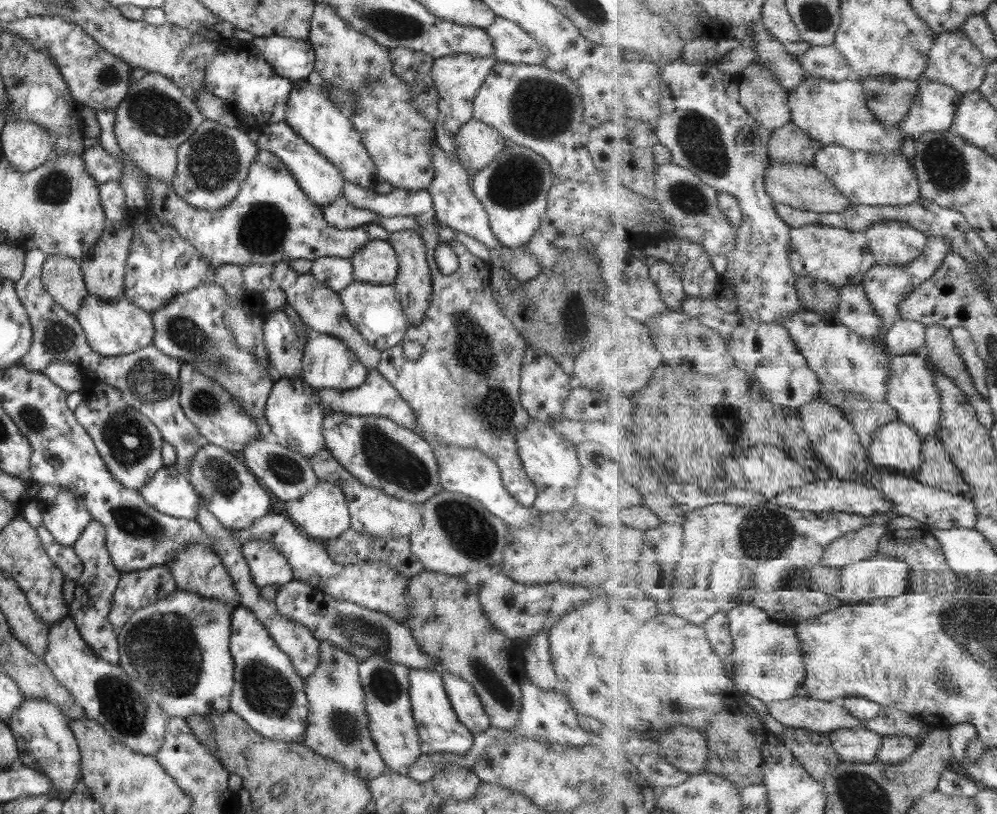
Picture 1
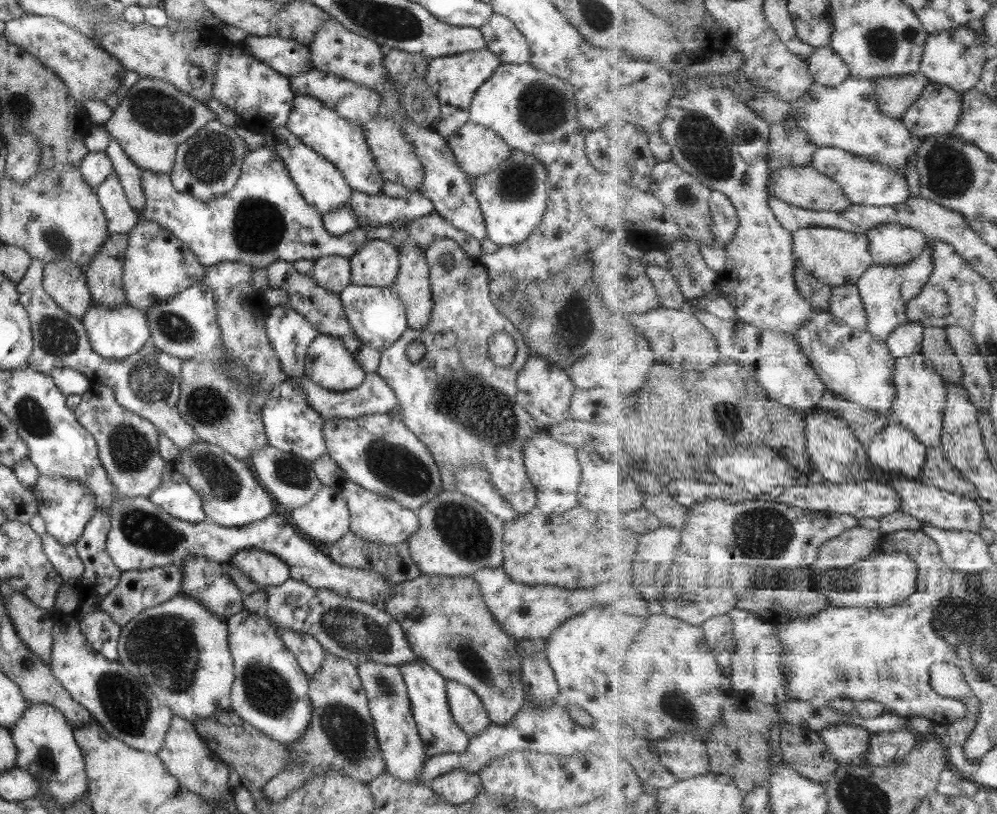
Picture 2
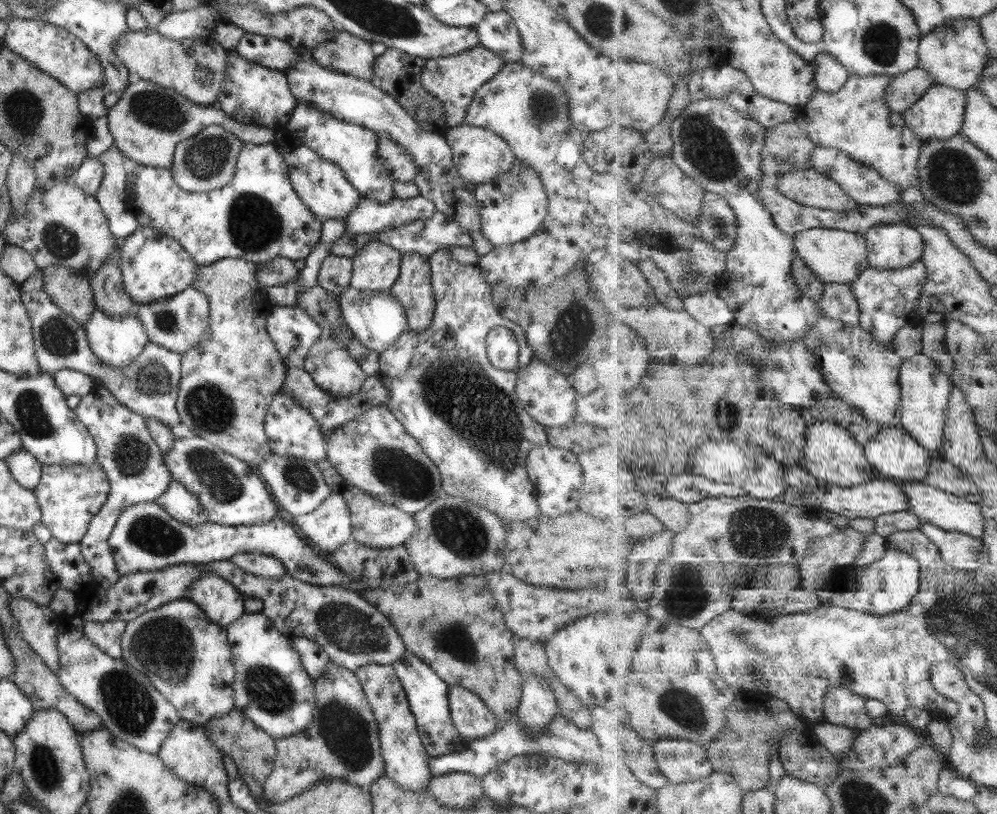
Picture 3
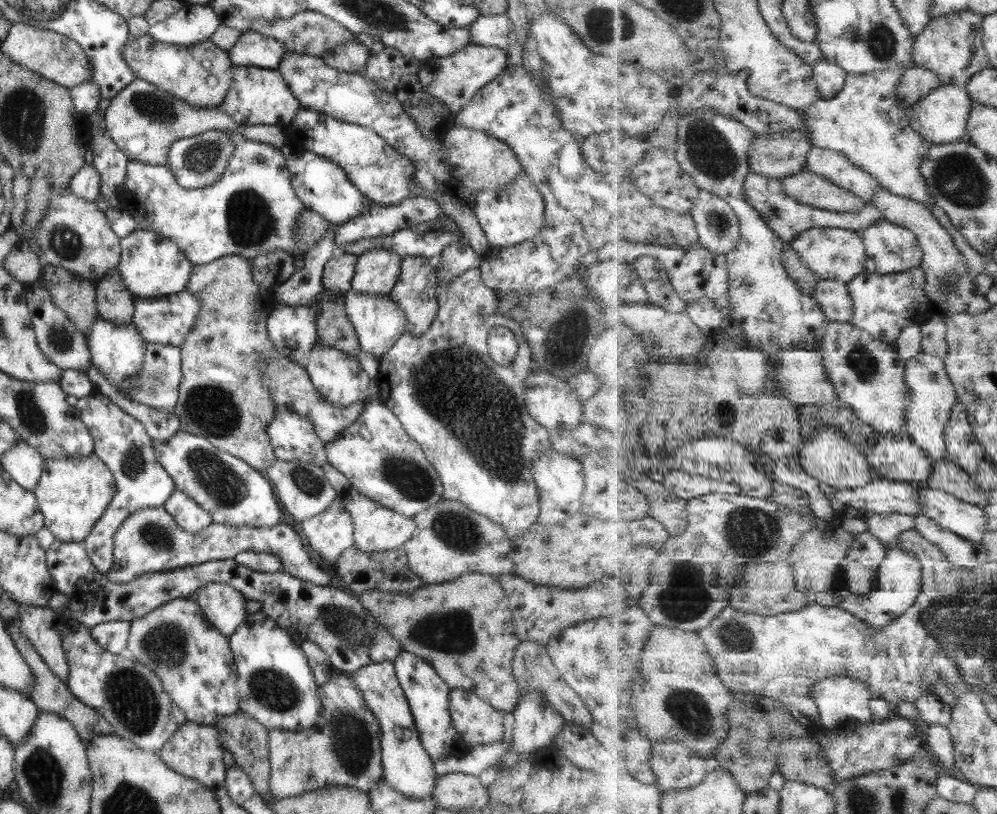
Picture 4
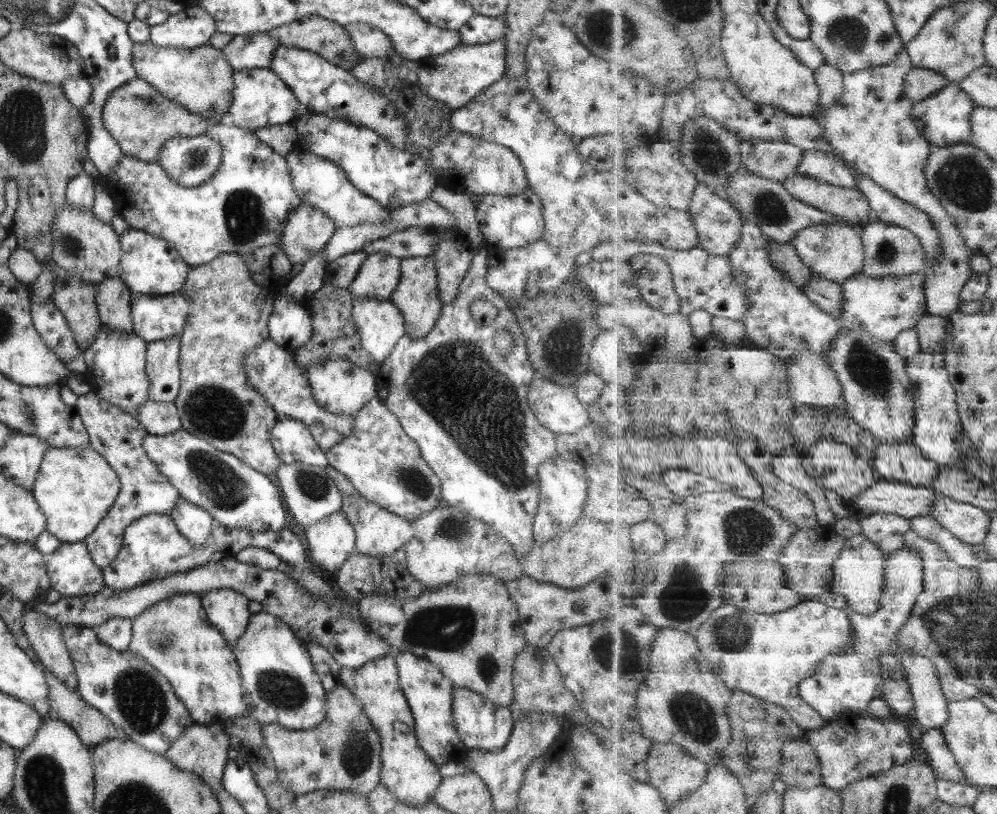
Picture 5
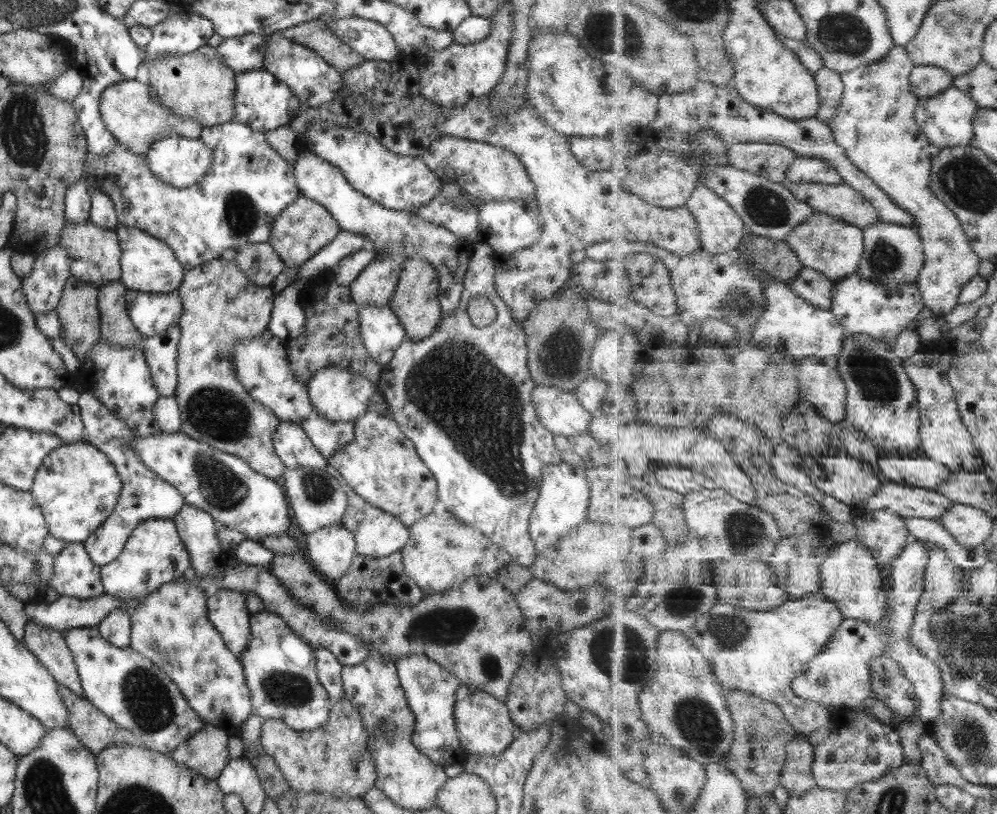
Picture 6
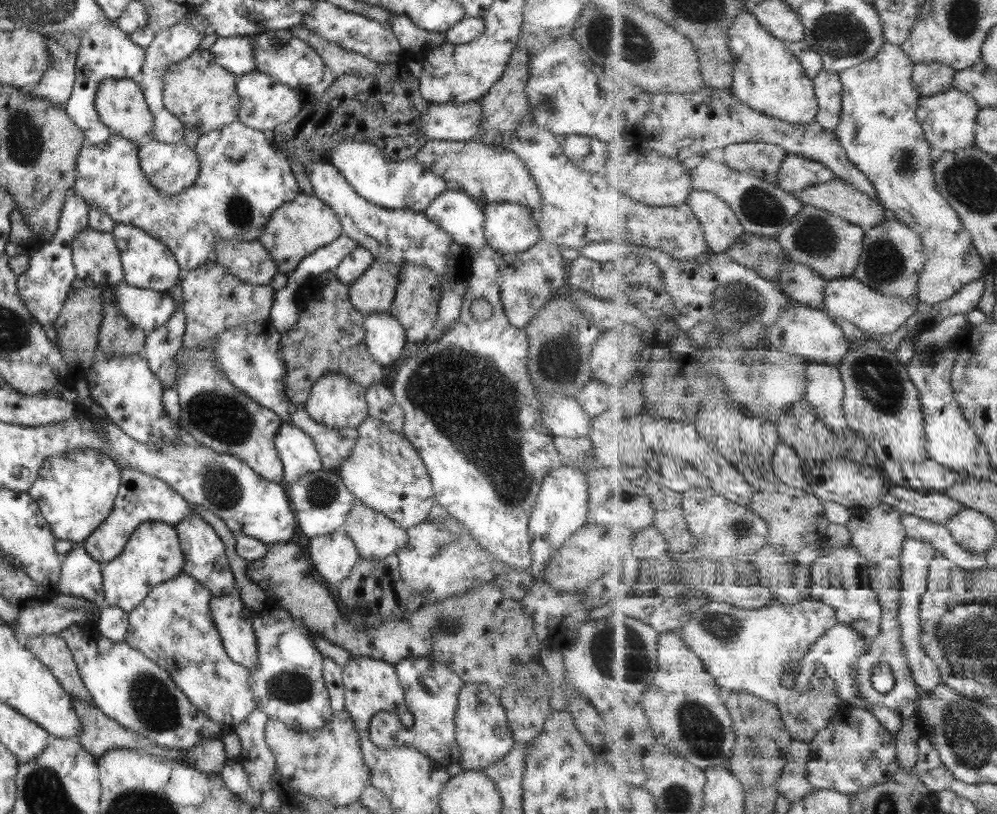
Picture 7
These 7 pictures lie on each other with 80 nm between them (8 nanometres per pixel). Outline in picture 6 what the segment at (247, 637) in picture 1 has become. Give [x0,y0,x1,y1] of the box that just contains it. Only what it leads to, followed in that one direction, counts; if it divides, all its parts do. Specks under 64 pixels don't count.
[238,613,333,733]

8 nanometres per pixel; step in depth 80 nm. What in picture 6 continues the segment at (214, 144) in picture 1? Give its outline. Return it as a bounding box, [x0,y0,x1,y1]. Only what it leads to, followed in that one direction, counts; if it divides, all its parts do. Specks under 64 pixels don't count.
[143,134,211,189]

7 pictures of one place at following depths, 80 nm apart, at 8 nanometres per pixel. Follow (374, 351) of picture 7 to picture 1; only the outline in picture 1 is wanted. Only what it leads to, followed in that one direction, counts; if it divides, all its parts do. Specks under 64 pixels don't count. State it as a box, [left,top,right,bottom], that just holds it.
[337,281,408,350]

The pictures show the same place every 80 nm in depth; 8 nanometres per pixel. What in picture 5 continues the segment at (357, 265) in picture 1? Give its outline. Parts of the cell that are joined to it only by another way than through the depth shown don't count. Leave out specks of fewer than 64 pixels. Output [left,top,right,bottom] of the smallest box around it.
[348,252,400,301]

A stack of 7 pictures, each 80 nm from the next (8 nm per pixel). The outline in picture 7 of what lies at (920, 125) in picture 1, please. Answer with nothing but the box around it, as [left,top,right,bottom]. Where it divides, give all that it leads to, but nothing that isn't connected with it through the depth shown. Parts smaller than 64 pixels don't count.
[918,88,981,152]

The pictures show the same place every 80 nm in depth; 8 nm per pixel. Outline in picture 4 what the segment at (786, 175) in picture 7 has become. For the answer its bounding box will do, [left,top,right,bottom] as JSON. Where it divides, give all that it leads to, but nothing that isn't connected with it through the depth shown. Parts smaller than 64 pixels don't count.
[805,147,885,203]

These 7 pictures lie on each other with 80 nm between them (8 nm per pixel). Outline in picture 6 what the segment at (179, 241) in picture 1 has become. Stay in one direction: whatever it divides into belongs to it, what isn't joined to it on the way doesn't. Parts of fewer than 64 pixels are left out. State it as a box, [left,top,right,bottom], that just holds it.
[113,225,184,293]

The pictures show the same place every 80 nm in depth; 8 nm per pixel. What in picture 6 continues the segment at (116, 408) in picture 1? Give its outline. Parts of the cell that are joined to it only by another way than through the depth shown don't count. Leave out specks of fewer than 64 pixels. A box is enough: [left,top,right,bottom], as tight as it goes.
[76,391,184,568]

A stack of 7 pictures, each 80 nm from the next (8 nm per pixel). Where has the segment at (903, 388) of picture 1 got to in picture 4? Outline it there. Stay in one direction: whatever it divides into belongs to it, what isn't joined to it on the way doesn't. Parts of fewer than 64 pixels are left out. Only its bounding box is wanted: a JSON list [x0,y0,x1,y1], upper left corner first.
[906,351,958,461]

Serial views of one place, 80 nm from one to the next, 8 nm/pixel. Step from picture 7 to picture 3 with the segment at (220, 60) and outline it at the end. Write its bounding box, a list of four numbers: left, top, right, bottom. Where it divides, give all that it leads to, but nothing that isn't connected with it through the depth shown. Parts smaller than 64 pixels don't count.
[233,32,300,73]

